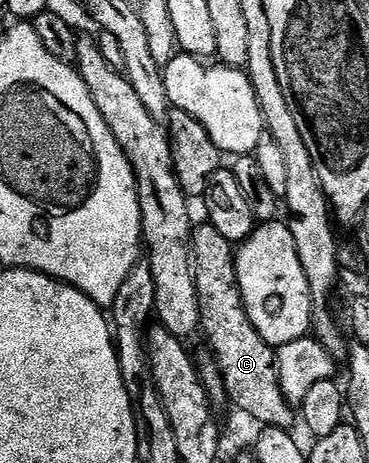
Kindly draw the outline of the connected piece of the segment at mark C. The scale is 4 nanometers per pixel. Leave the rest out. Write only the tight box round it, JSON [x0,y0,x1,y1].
[191,222,295,429]

